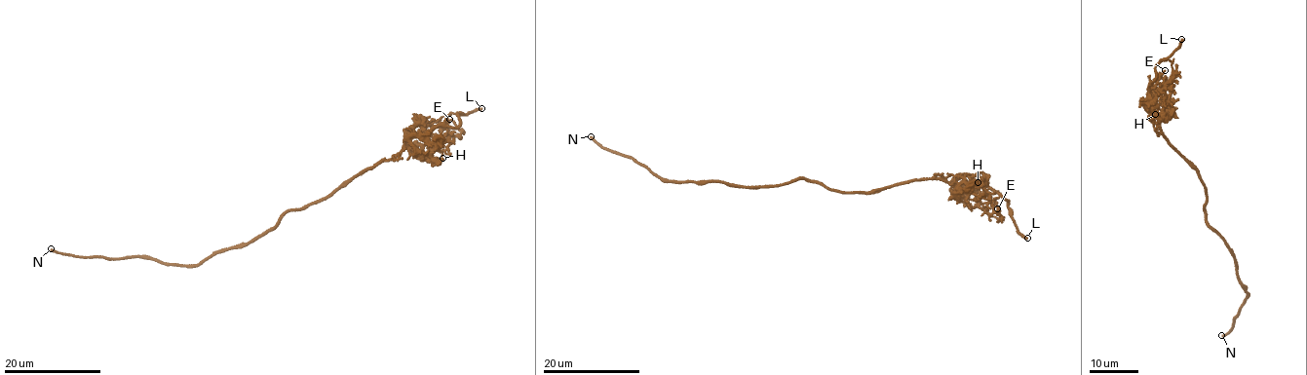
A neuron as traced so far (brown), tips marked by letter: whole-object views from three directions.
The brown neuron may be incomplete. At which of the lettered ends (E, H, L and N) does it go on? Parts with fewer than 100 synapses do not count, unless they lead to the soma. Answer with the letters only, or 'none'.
L

